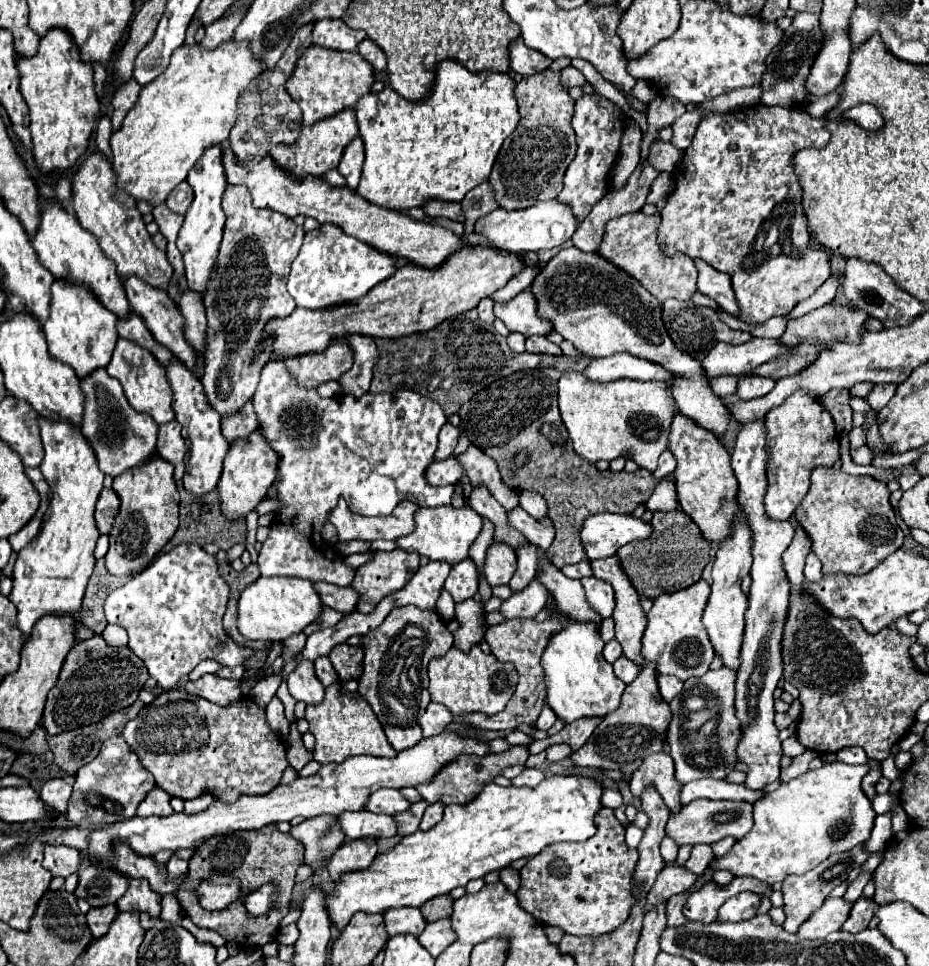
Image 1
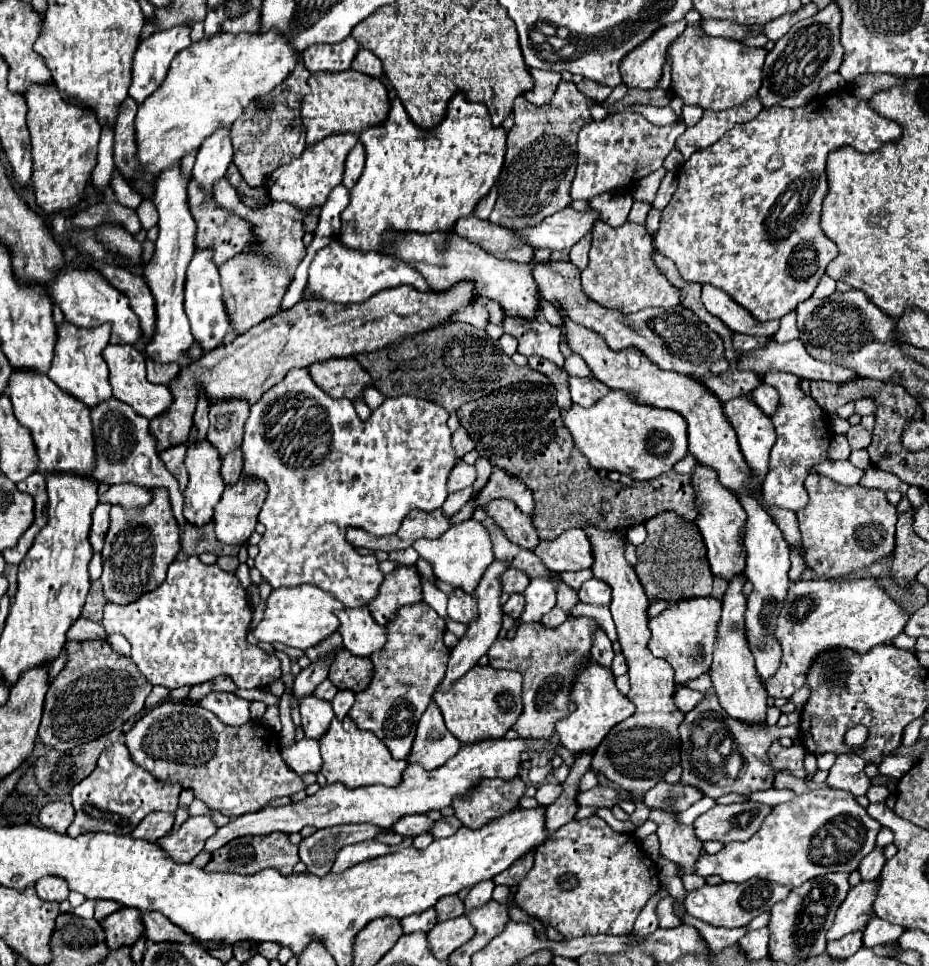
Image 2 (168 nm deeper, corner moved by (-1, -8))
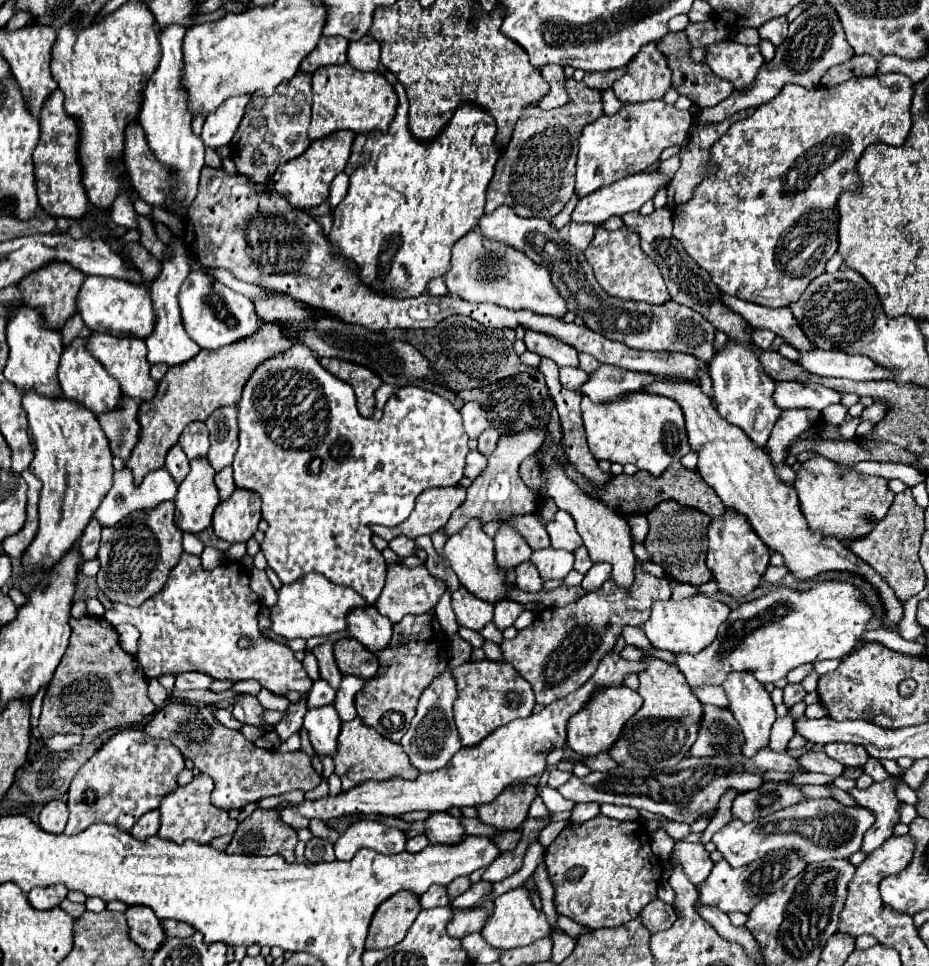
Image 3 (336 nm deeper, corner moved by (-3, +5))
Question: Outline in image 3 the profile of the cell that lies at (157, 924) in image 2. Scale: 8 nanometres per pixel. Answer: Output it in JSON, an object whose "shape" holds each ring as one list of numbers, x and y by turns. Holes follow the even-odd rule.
{"shape":[[160,919,160,925,168,937,188,937,194,933,192,925,184,925,182,921,172,921,172,919]]}

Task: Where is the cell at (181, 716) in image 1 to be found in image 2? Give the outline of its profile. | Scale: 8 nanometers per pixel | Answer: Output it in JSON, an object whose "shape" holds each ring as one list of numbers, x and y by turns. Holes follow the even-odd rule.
{"shape":[[164,702,154,706,126,734,126,746,132,754,132,760,152,772,158,780,180,782,184,788,192,788,194,796,200,798,210,810,216,810,230,818,258,812,272,798,292,796,300,790,306,790,302,778,284,764,280,756,278,736,274,732,254,722,248,722,244,726,226,726,210,710,202,708,196,702]]}

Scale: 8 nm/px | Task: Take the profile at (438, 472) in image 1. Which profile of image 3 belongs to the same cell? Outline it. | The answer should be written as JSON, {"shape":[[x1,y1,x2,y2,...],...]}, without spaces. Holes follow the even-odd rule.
{"shape":[[470,451,468,457,466,457,466,469,464,469,464,475,474,479,480,475,480,471,484,471,486,467,486,457,480,453,480,451]]}

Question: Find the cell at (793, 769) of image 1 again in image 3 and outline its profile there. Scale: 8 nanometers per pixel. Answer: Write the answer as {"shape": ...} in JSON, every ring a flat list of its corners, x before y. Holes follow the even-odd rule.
{"shape":[[800,785,800,791,806,795,807,798,824,798,832,797,830,791,825,785]]}

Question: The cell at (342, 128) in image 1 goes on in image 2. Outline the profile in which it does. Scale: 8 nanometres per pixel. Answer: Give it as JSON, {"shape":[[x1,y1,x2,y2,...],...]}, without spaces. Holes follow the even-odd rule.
{"shape":[[332,134,330,138,324,138,322,142,308,146,300,158,292,160,286,166,280,166,268,178,266,188,268,188,270,198,280,200,280,202,290,202,300,210,320,208,326,202,330,190,342,182,346,156,354,148,356,142,358,142,356,134]]}

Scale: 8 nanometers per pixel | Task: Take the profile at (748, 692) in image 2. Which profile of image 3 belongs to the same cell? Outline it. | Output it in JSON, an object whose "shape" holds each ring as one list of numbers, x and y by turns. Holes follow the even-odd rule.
{"shape":[[736,671,736,673,728,673,726,681,722,683,726,697,730,701,730,711,734,713,736,721,740,723,740,729,746,737,744,745,742,745,742,753,746,757,752,757,756,753,756,749,762,749,764,745,768,745,768,737,770,737,770,727,776,721,776,713,774,713,774,703,770,699,770,693,764,689,762,683,756,681,756,677,748,671]]}

